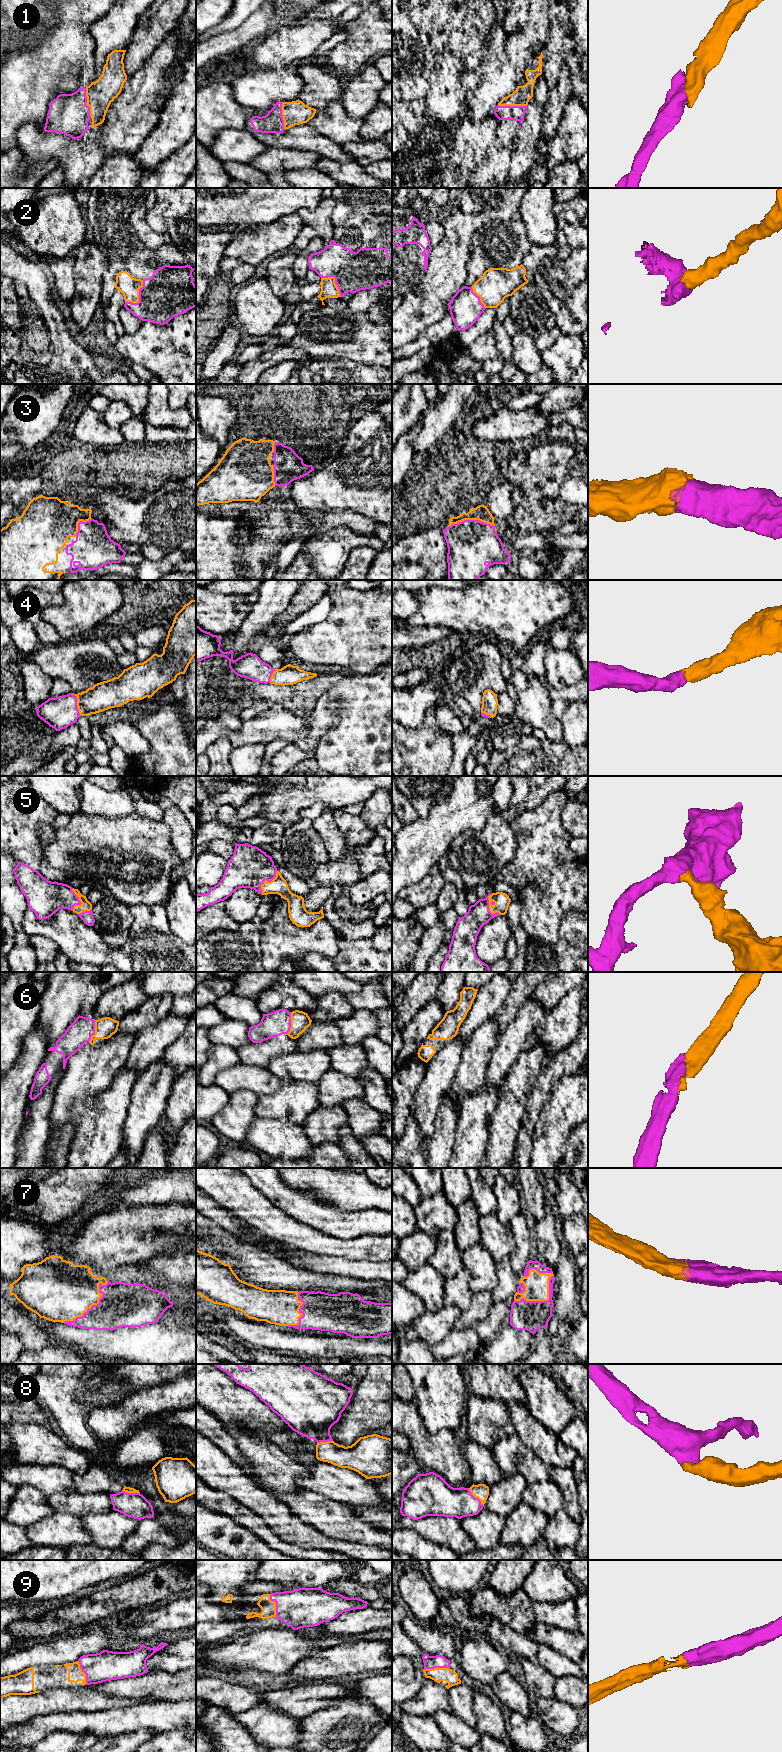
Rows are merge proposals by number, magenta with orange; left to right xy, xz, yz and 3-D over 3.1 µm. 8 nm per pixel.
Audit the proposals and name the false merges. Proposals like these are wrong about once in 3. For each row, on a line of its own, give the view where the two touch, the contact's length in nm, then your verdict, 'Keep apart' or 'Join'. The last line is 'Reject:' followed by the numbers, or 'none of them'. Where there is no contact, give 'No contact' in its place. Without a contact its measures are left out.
1: Touches magenta in yz. Shared border 240 nm. Join
2: Touches magenta in xy. Shared border 240 nm. Join
3: Touches magenta in yz. Shared border 400 nm. Join
4: Touches magenta in xy. Shared border 200 nm. Join
5: Touches magenta in yz. Shared border 190 nm. Join
6: Touches magenta in xy. Shared border 190 nm. Join
7: Touches magenta in xy. Shared border 500 nm. Join
8: Touches magenta in yz. Shared border 190 nm. Join
9: Touches magenta in xz. Shared border 190 nm. Join
Reject: none of them

